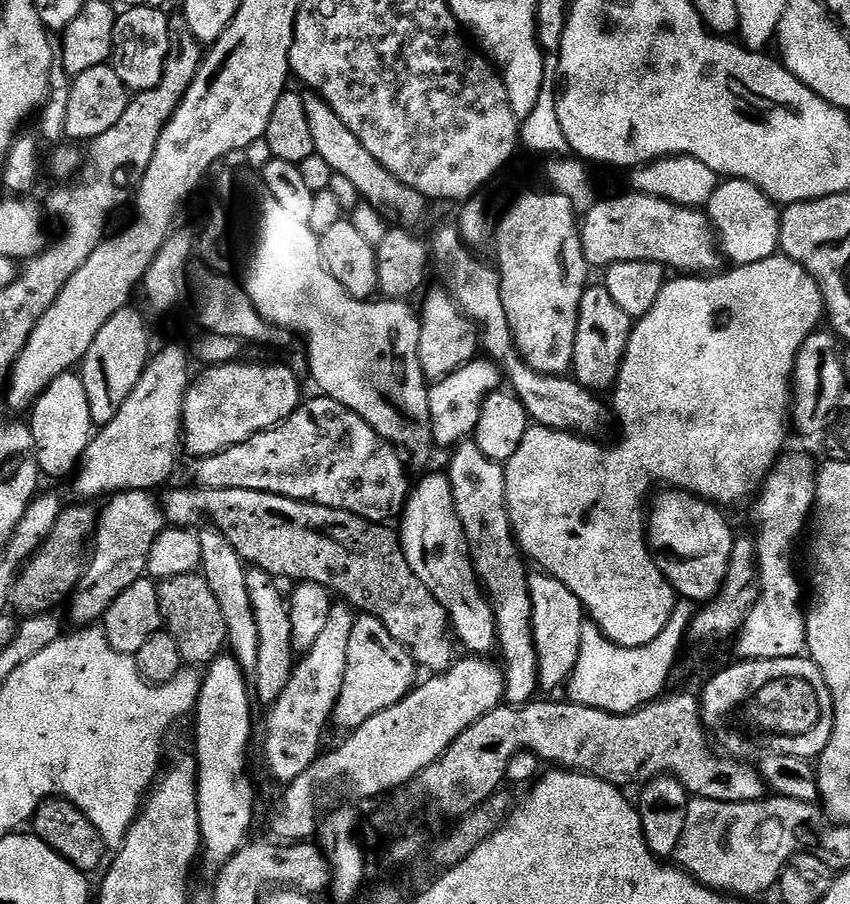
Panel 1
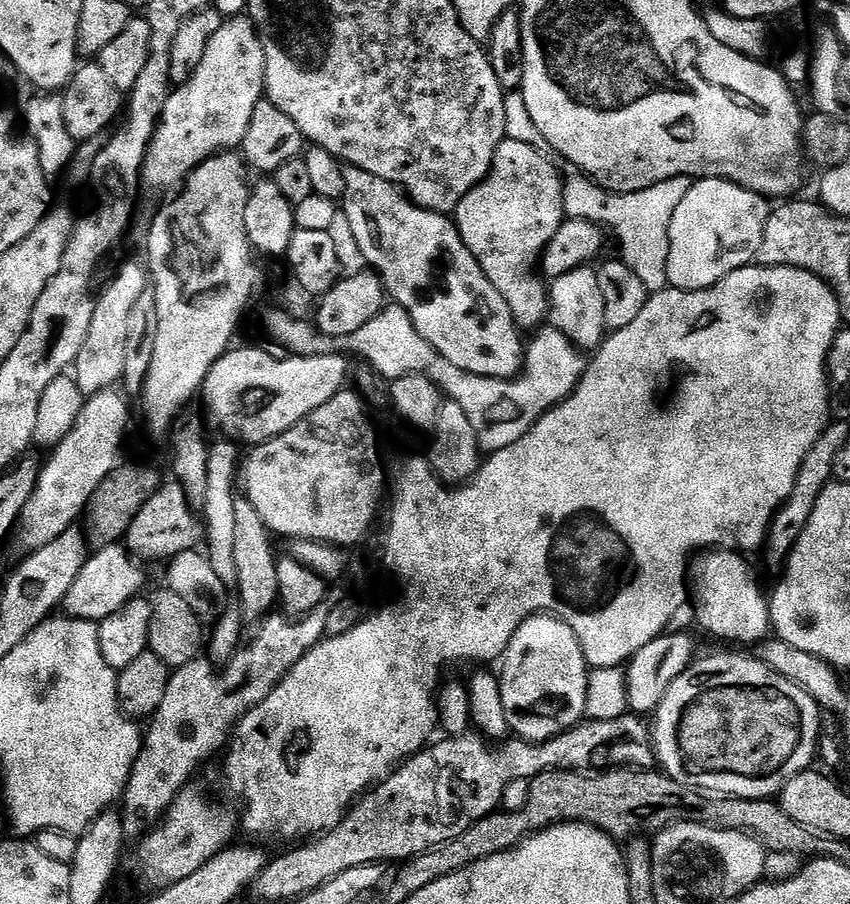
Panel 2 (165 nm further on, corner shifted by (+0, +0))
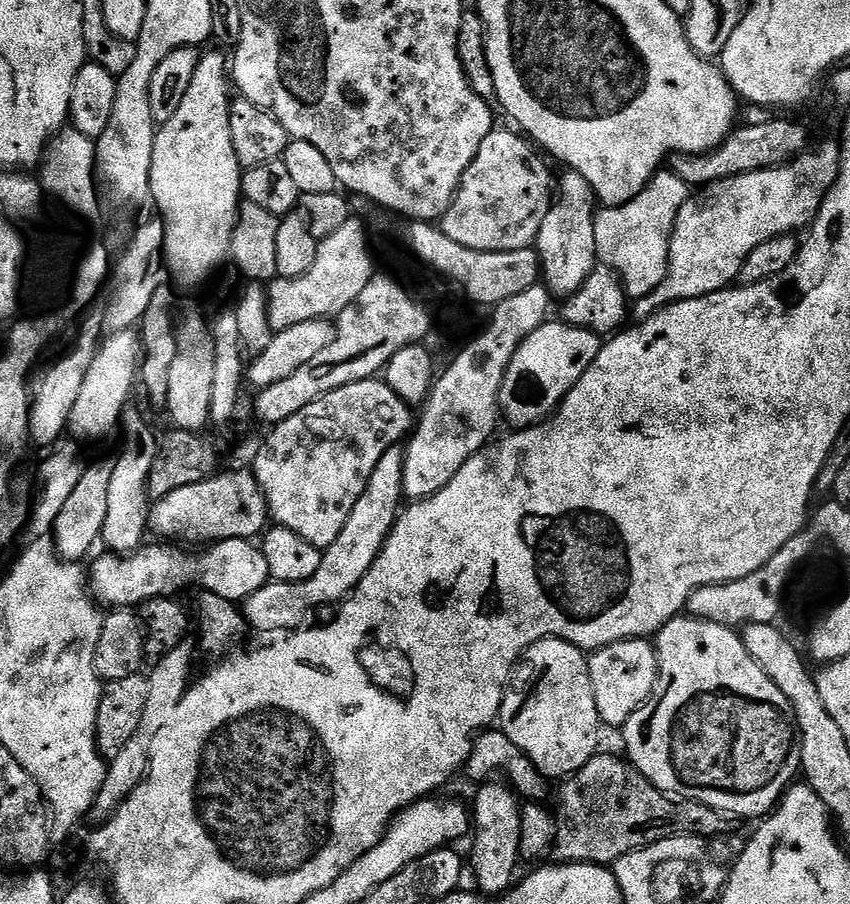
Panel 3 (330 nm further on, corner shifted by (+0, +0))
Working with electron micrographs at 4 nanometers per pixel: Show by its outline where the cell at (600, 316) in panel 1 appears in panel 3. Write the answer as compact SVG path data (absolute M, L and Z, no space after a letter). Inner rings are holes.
M571 170L565 173L561 180L559 177L554 203L548 209L546 218L542 218L542 226L538 230L534 245L540 254L543 283L556 298L572 296L598 266L598 249L594 242L597 201L594 199L592 187L586 182L586 178L582 178L582 174Z

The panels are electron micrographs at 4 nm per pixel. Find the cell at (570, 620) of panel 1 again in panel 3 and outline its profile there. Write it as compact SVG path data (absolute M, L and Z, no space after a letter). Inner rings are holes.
M556 636L531 644L516 663L512 677L508 679L508 688L500 707L498 728L506 734L506 738L510 738L510 742L514 742L514 746L518 746L518 750L522 750L530 758L530 762L545 778L560 782L582 770L582 766L586 766L586 762L590 762L590 758L598 754L599 748L596 747L600 744L602 731L598 706L594 706L594 686L590 686L585 649L559 640Z

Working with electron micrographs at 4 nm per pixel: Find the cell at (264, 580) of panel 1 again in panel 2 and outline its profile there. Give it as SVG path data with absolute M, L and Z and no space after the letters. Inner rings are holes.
M238 498L234 502L234 519L236 533L232 549L237 566L237 584L234 590L236 594L240 594L238 603L249 617L264 618L275 609L272 607L280 600L276 565L278 553L272 545L274 534L268 529L266 522L262 522L262 514L258 514L258 510L254 510L254 506L246 498Z

